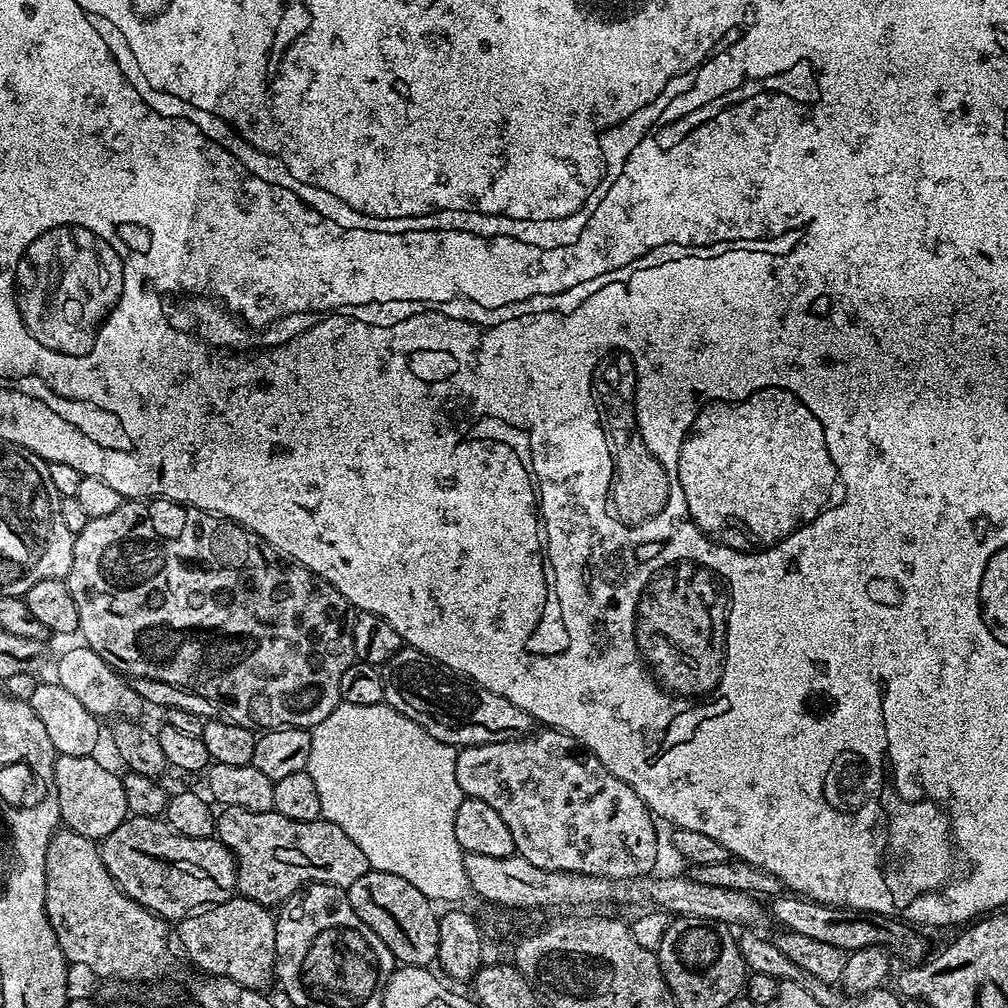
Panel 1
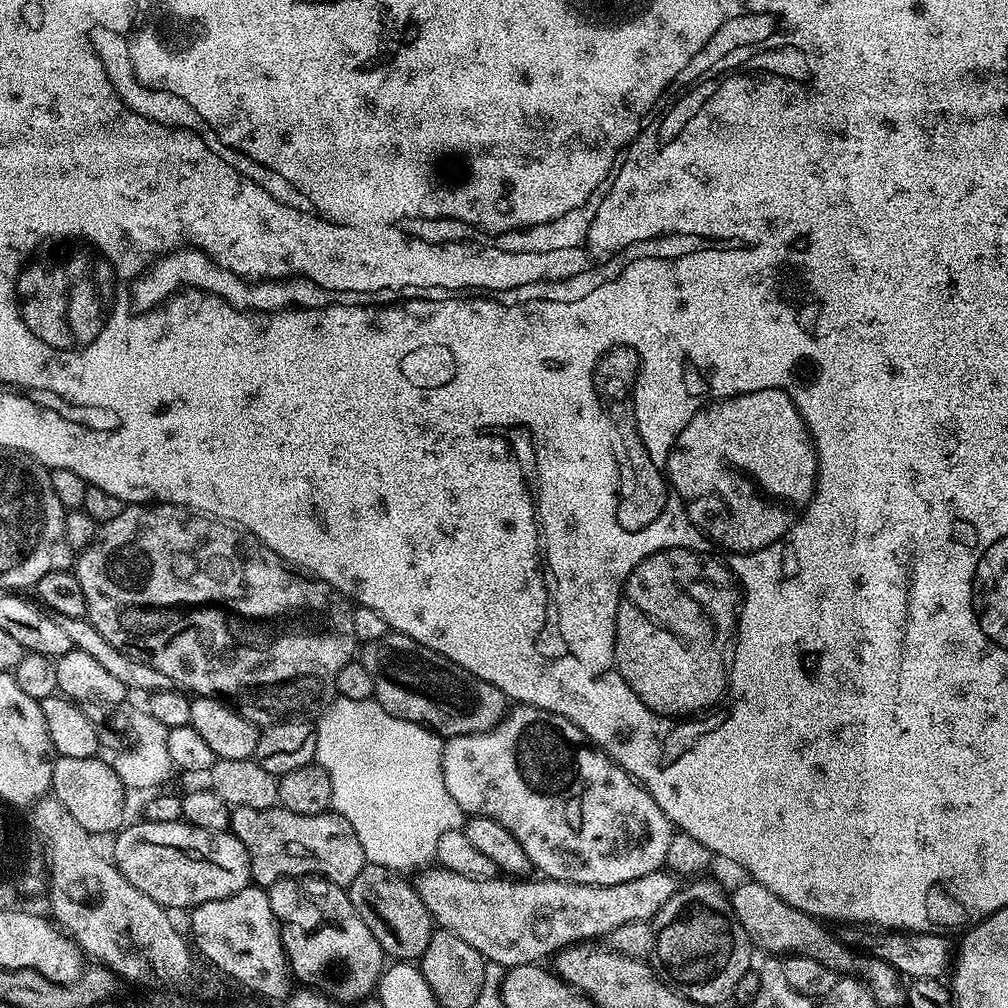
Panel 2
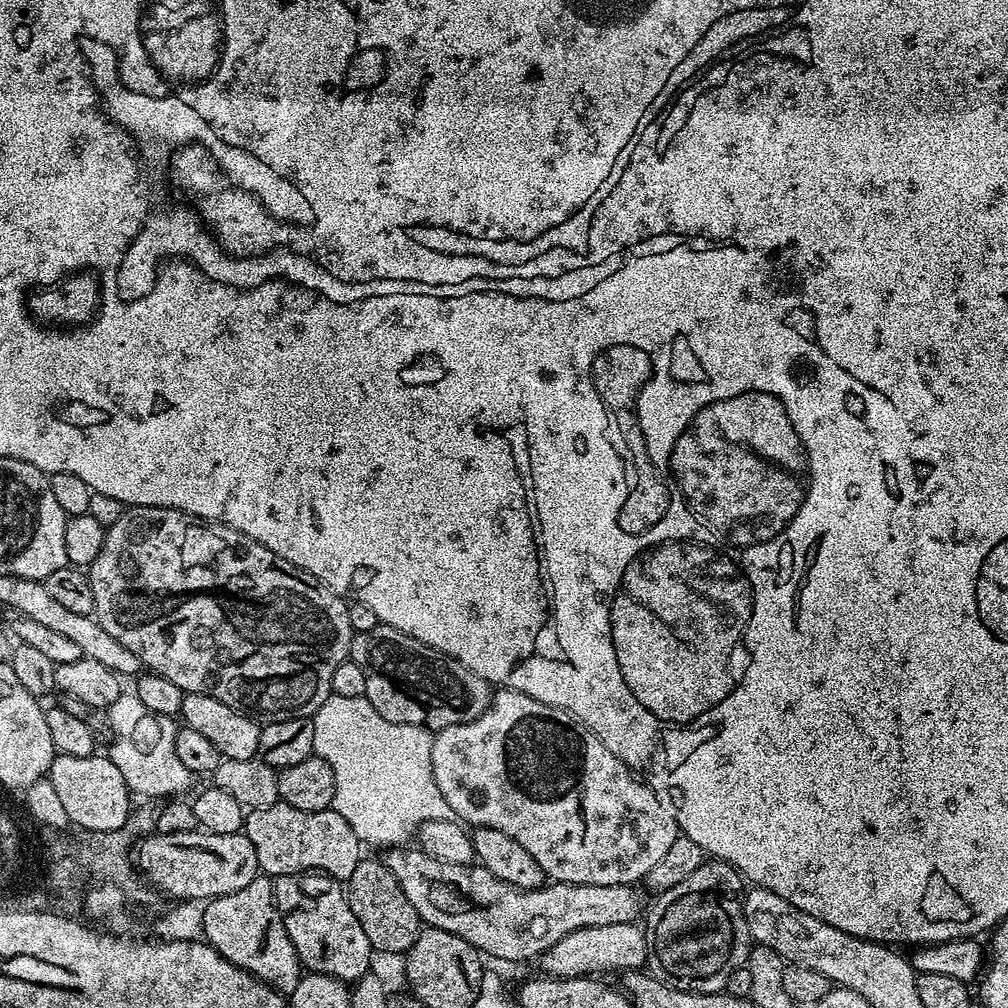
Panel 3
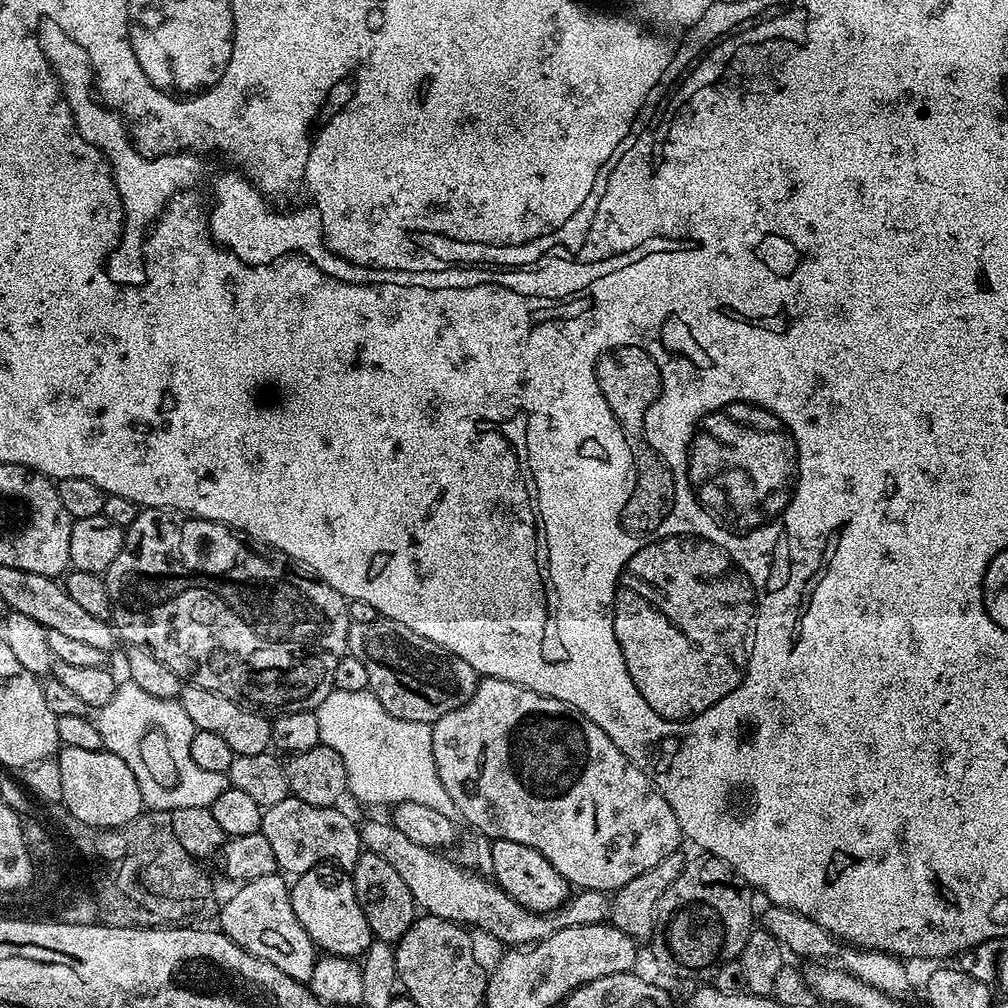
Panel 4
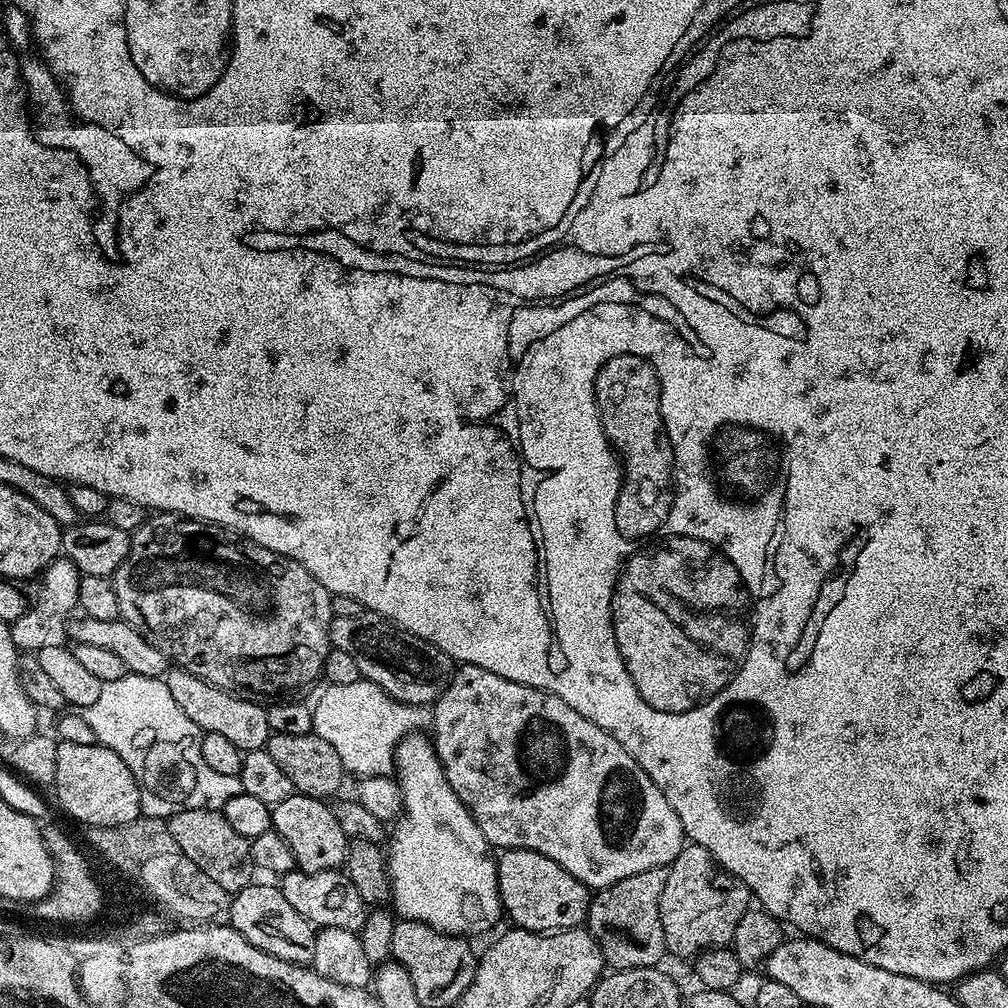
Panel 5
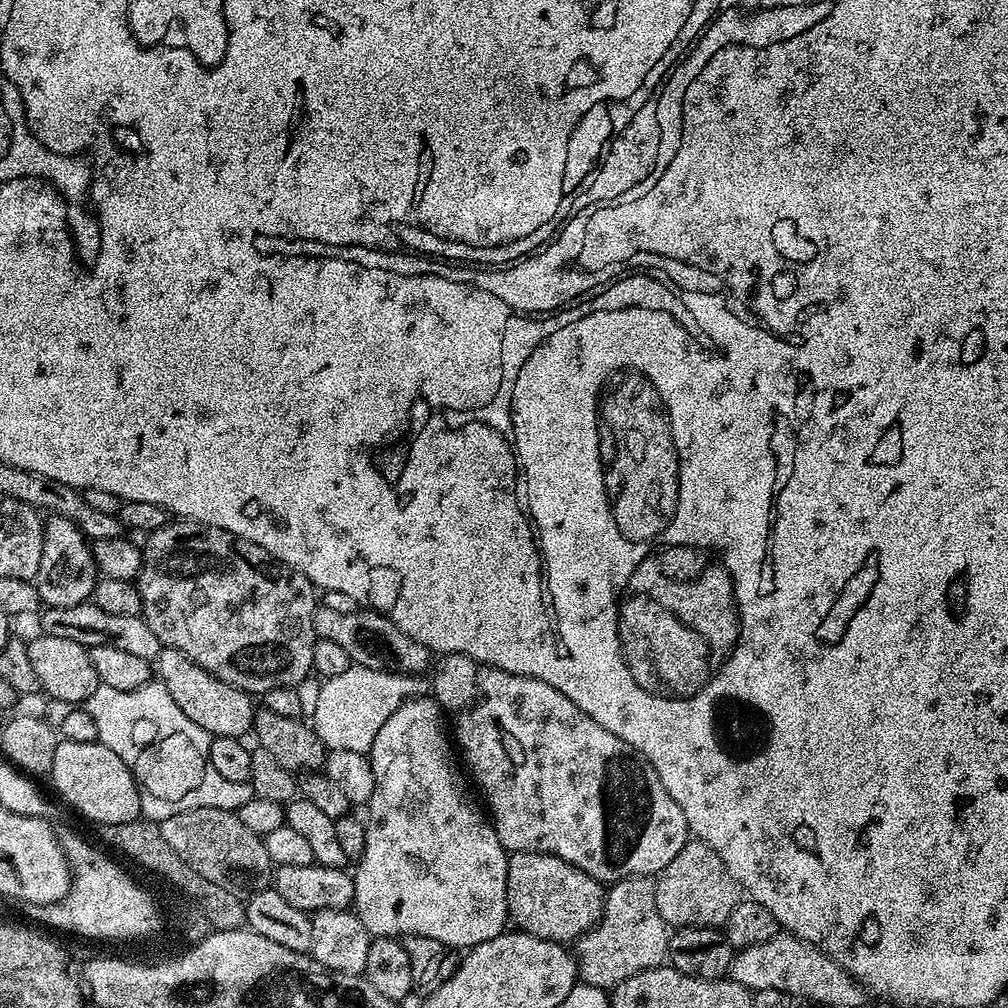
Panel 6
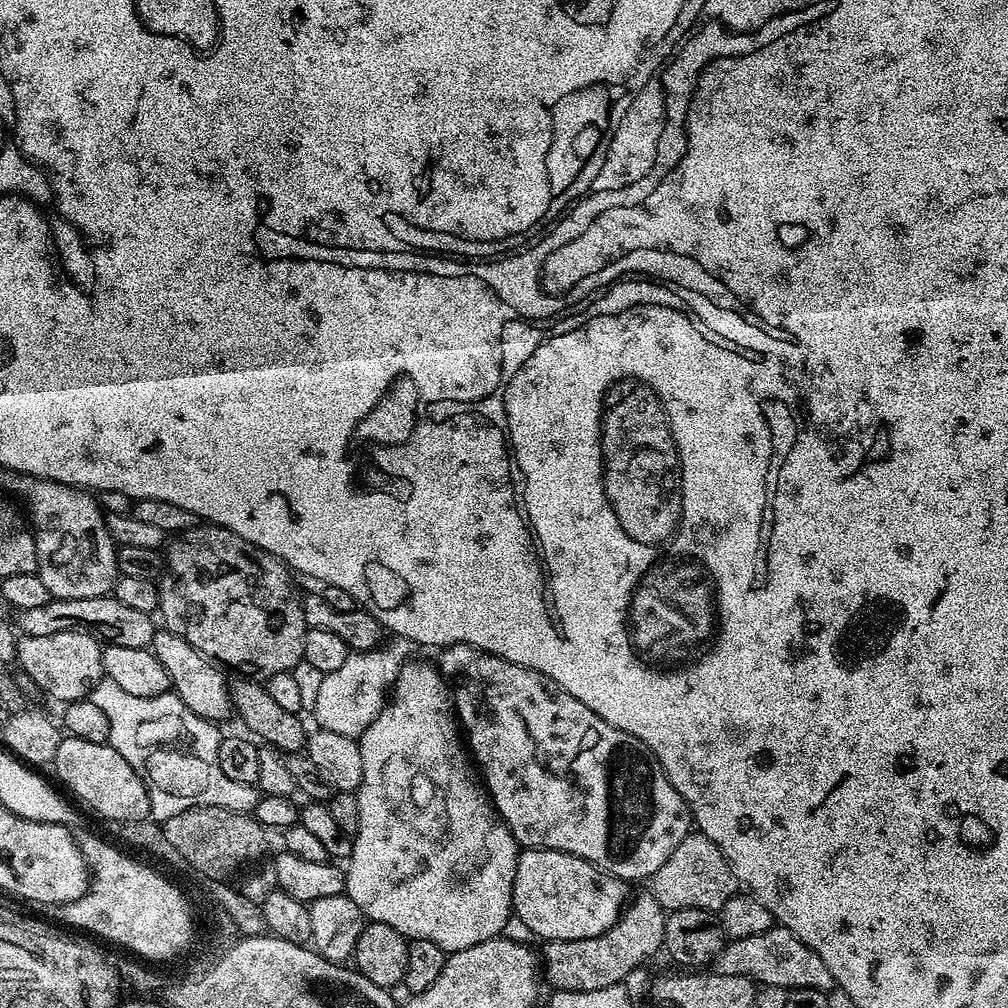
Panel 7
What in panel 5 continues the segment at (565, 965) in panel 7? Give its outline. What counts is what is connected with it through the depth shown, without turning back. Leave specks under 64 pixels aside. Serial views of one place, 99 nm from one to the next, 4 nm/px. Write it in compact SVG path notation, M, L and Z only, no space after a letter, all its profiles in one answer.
M667 867L651 868L599 889L600 908L589 907L586 927L600 943L605 965L616 970L659 965L660 955L666 952L660 926L660 895L667 877Z

